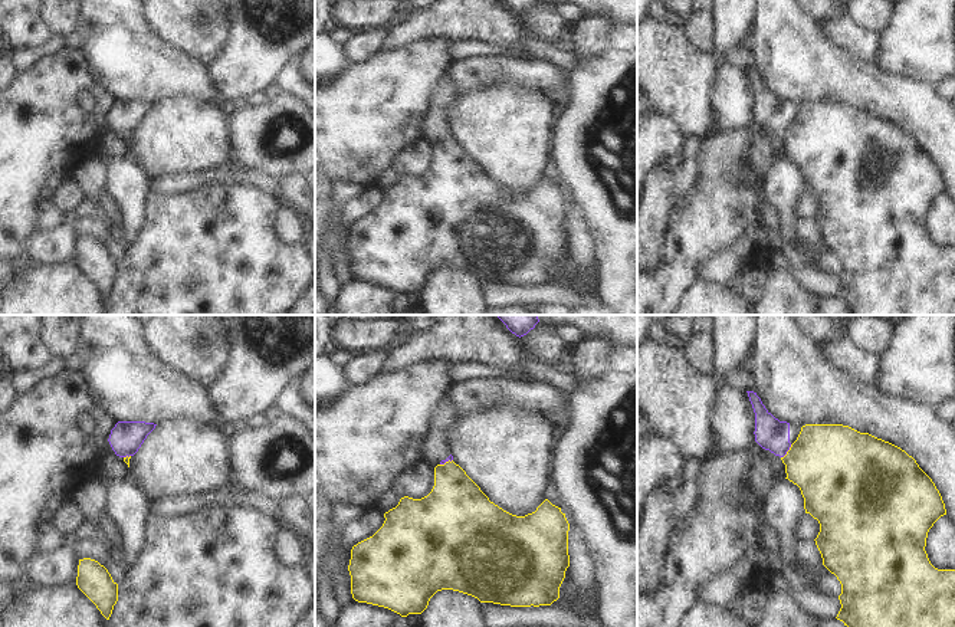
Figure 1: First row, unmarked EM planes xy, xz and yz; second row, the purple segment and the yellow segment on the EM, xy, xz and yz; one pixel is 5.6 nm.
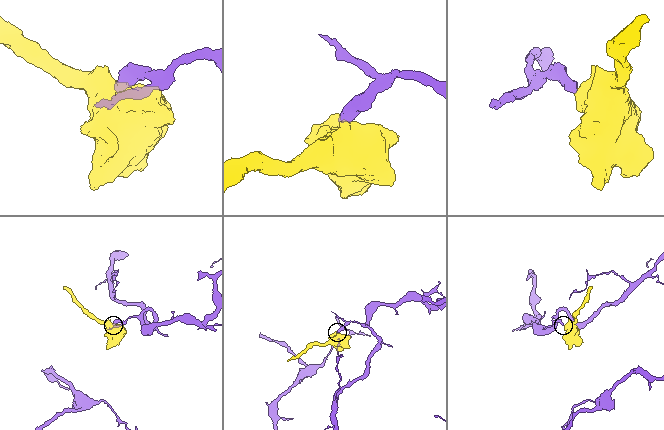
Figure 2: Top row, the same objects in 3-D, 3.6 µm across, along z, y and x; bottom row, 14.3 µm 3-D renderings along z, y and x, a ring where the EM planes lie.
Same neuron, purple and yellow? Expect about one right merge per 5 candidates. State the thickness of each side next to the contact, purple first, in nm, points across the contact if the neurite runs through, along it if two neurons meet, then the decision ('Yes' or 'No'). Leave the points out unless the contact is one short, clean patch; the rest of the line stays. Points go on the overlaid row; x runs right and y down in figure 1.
Thickness 180 nm (purple) against 440 nm. Boundary: yz (791, 445), (781, 458). No.

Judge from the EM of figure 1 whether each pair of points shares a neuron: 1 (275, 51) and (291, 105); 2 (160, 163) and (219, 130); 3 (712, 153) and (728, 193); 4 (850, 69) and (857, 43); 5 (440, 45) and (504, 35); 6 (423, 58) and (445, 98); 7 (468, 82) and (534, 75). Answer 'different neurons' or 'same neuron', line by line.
1: different neurons
2: same neuron
3: same neuron
4: different neurons
5: different neurons
6: different neurons
7: same neuron

